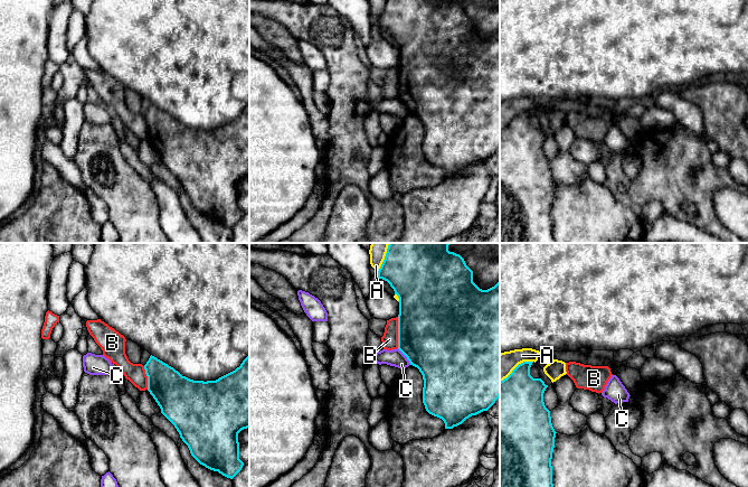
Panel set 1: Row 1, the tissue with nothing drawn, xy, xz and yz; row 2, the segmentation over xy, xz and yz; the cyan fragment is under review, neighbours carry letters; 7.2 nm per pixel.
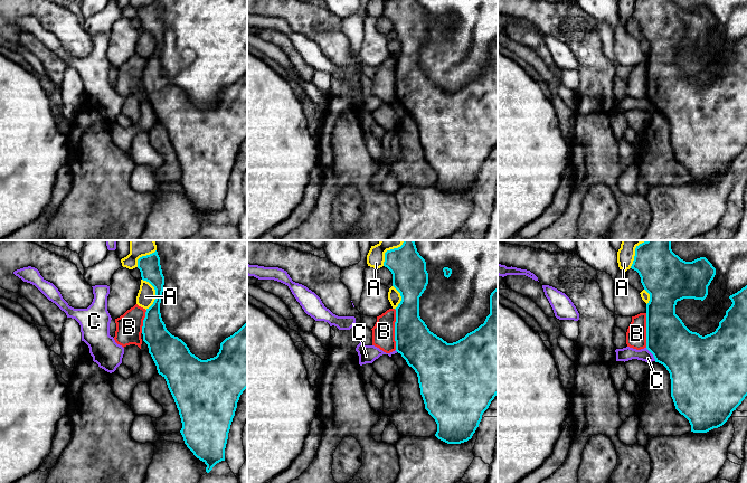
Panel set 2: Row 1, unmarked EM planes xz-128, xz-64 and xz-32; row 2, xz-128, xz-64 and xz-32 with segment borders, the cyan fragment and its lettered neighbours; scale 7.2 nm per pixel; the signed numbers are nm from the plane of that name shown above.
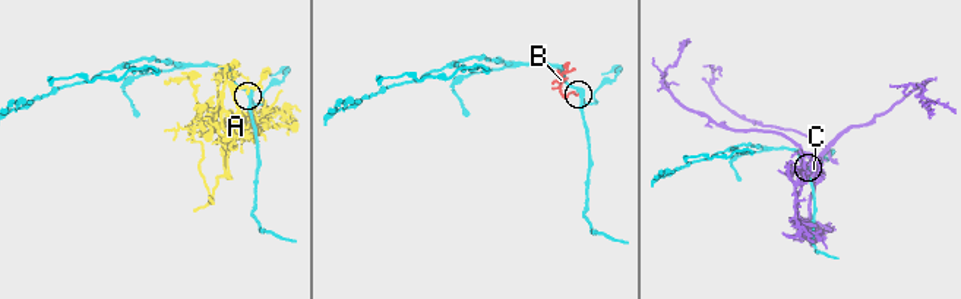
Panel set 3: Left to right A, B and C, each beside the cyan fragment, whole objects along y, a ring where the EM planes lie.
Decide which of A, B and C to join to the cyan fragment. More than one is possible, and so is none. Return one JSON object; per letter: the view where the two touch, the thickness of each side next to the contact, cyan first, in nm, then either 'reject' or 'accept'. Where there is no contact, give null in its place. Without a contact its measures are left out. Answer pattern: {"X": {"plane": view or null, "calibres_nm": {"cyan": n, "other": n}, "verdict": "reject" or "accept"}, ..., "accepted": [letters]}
{"A": {"plane": "yz", "calibres_nm": {"cyan": 380, "other": 180}, "verdict": "reject"}, "B": {"plane": "xz", "calibres_nm": {"cyan": 500, "other": 120}, "verdict": "reject"}, "C": {"plane": "xz", "calibres_nm": {"cyan": 500, "other": 120}, "verdict": "reject"}, "accepted": []}

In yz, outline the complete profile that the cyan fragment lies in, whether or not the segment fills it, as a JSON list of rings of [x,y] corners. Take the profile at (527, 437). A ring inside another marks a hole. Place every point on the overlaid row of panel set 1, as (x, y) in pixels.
[[[532,363],[519,364],[500,382],[500,487],[553,487],[551,459],[557,432],[543,402],[548,385],[530,375]]]

